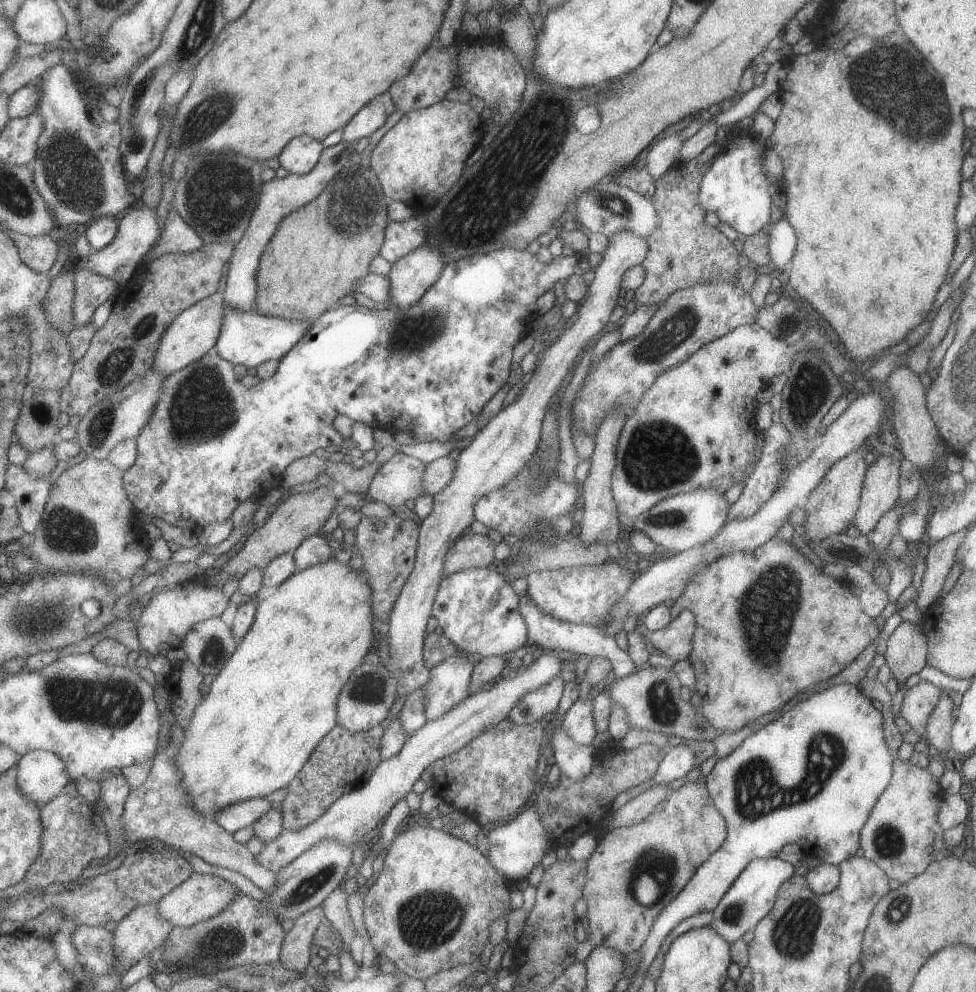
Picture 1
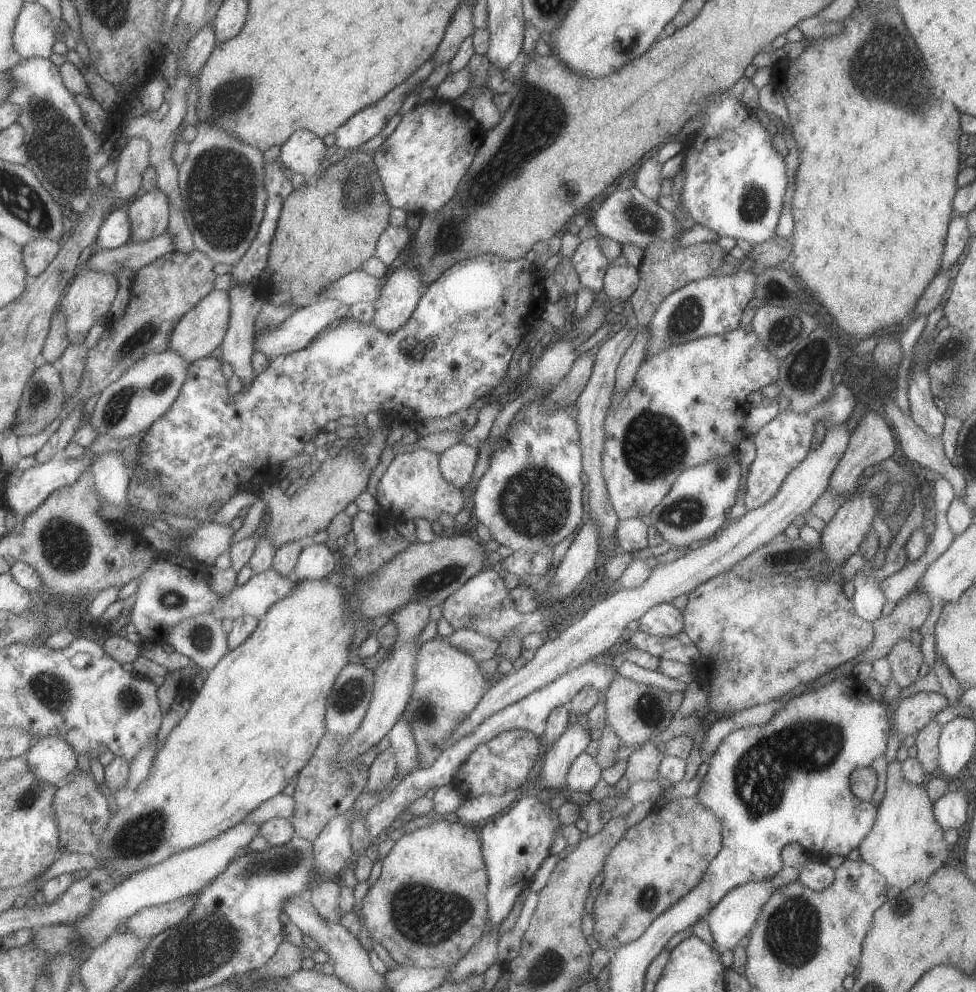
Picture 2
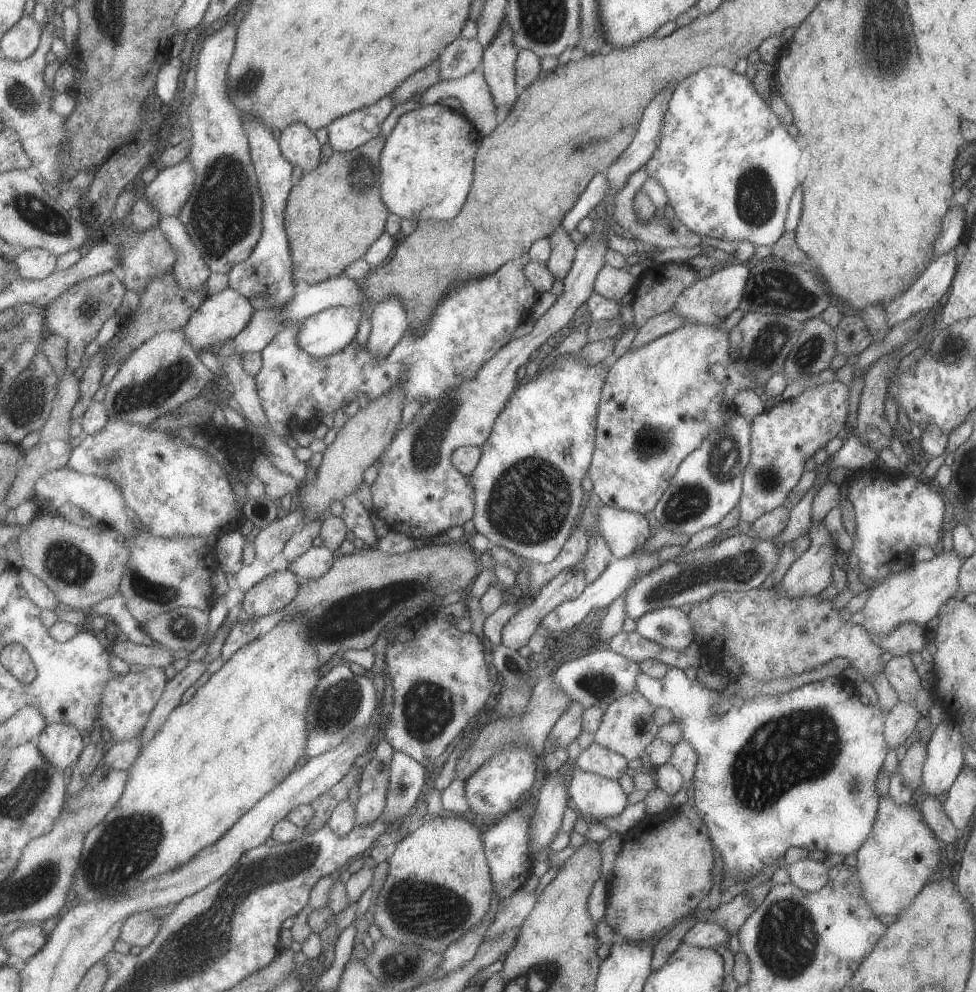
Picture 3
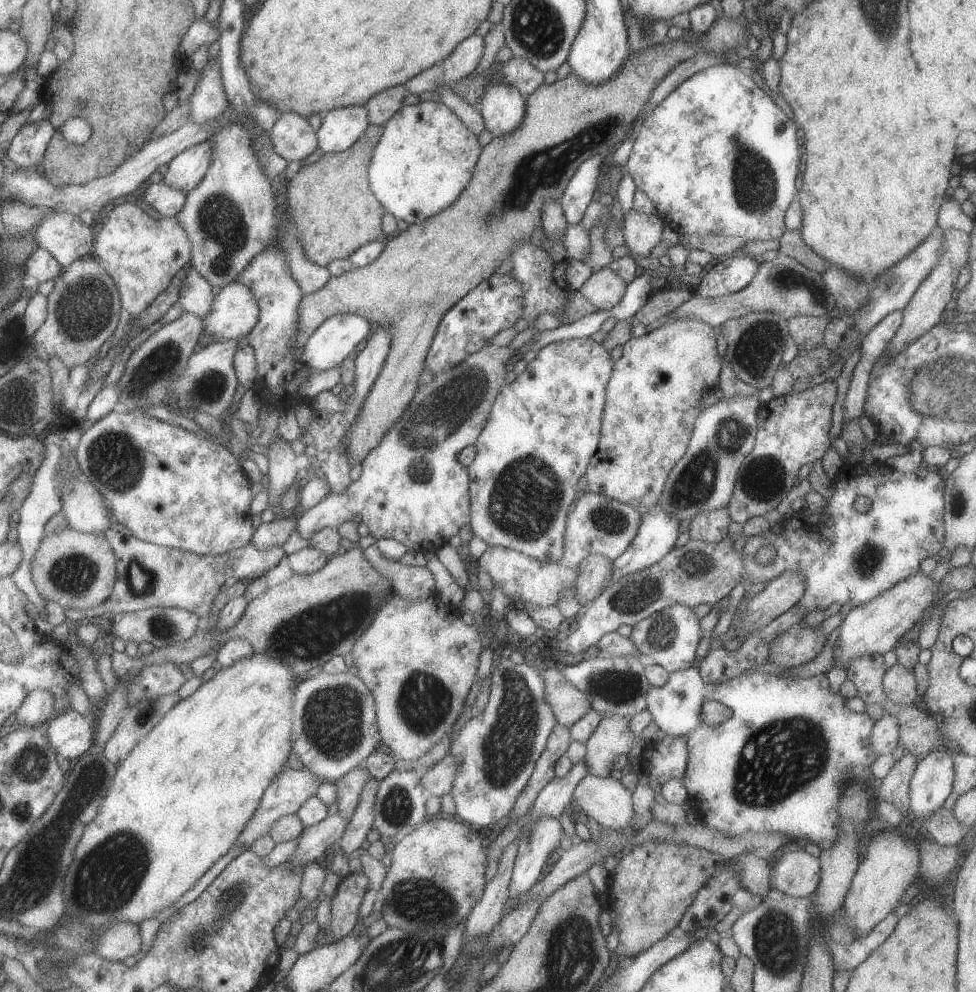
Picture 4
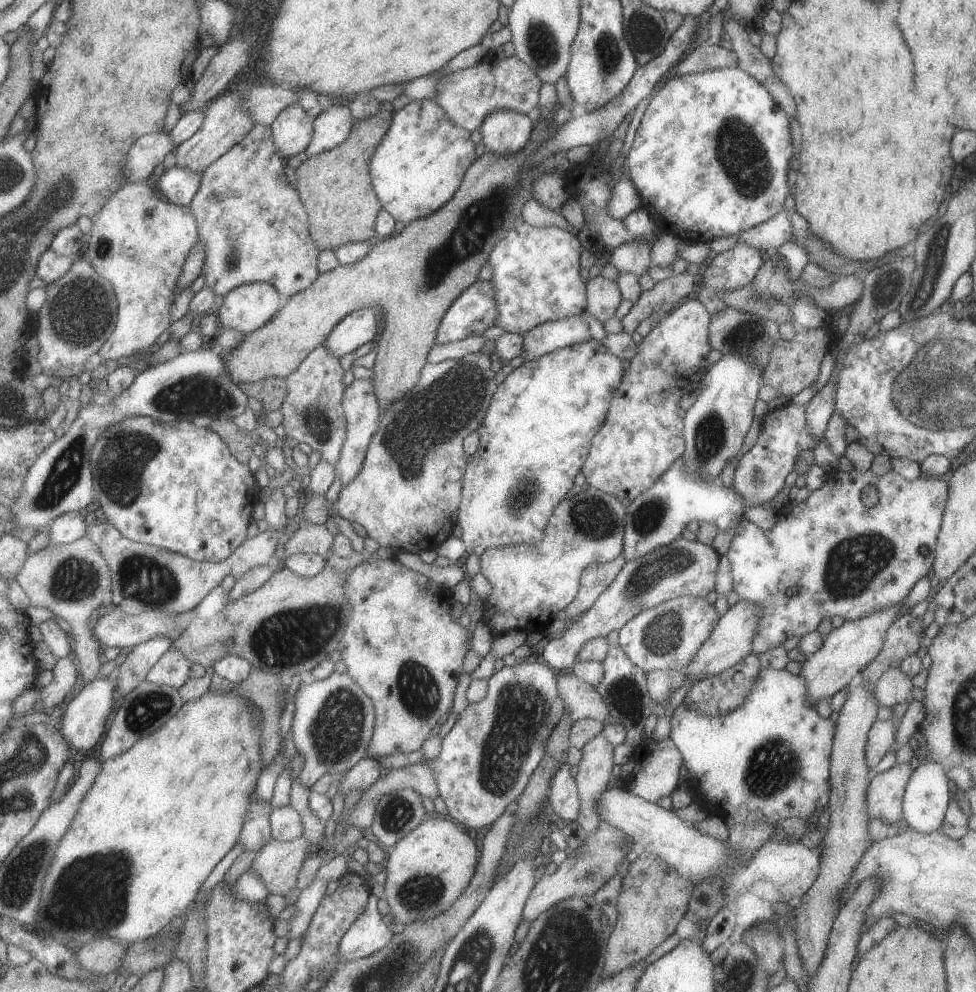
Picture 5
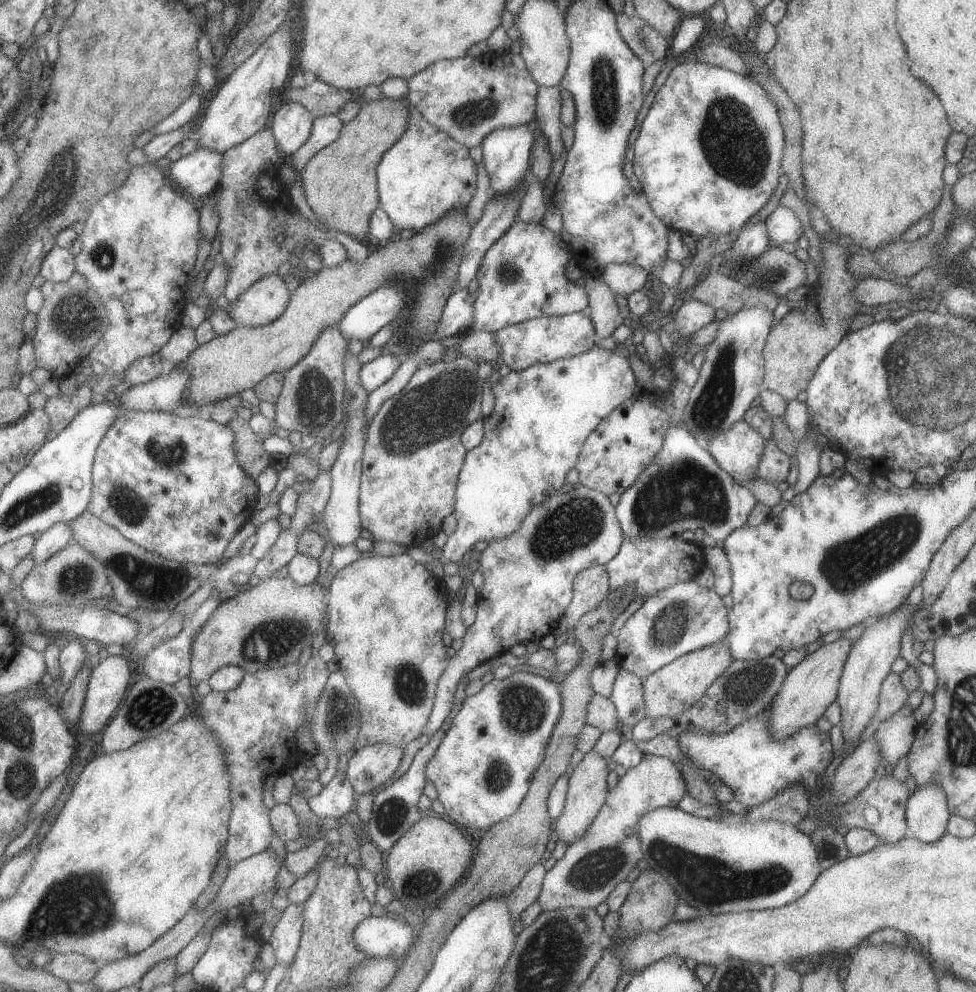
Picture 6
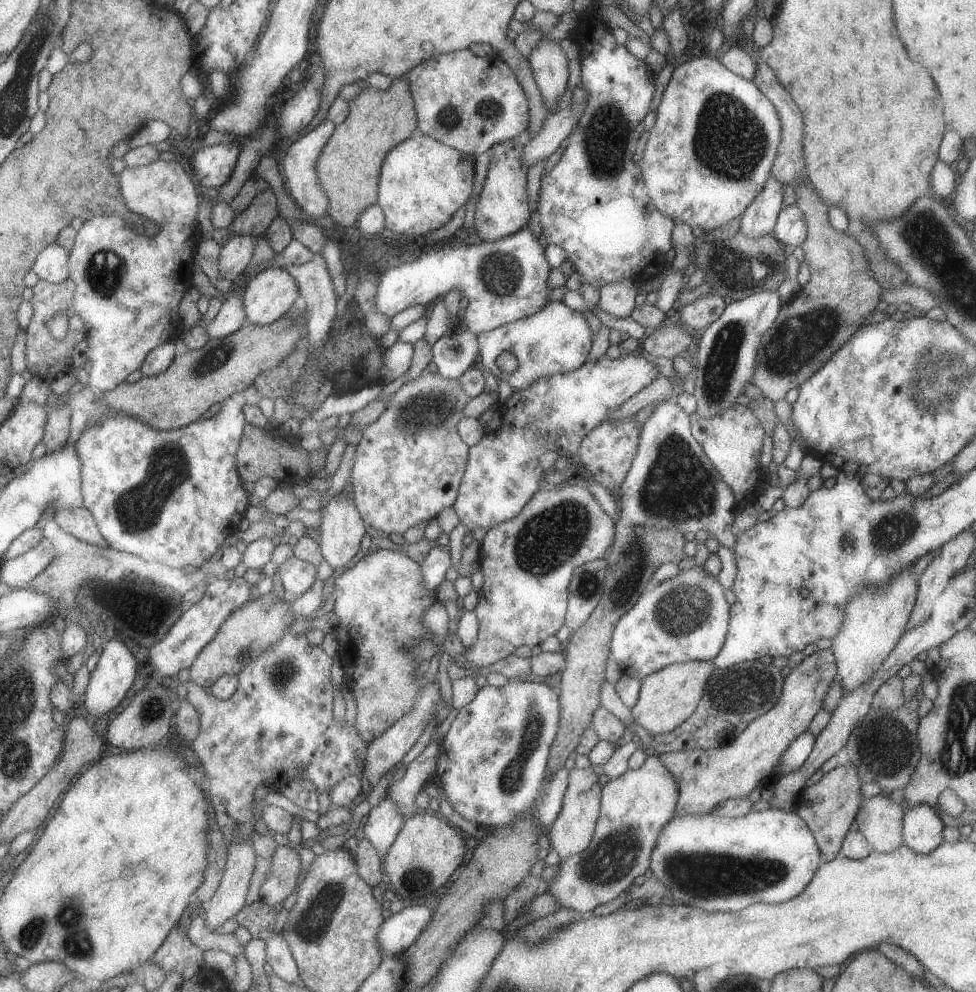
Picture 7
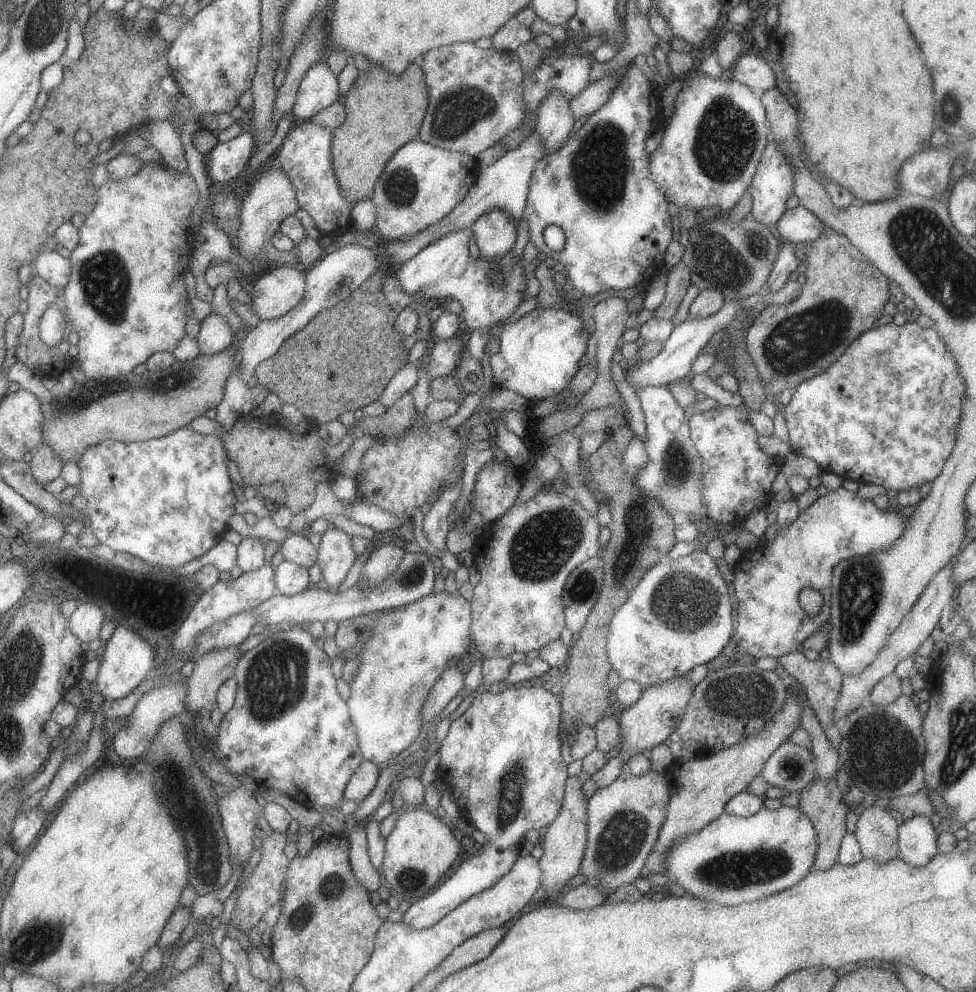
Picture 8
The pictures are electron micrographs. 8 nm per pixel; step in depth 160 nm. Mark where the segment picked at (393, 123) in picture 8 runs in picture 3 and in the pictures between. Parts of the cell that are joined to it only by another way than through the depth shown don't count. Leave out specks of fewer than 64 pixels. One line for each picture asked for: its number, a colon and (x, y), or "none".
3: (334, 213)
4: (331, 203)
5: (335, 187)
6: (340, 181)
7: (348, 168)

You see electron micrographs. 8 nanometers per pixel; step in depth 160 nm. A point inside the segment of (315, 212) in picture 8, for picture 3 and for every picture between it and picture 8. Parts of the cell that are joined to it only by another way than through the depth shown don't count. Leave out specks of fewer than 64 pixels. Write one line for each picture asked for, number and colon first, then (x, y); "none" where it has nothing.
3: (348, 132)
4: (340, 128)
5: (332, 127)
6: (326, 129)
7: (301, 181)

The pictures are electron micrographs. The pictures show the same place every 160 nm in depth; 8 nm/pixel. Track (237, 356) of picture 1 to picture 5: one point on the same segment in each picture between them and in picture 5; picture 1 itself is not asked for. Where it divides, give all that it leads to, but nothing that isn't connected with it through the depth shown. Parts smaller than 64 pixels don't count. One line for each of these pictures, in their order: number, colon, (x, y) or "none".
2: (306, 323)
3: (330, 331)
4: (338, 335)
5: (359, 327)

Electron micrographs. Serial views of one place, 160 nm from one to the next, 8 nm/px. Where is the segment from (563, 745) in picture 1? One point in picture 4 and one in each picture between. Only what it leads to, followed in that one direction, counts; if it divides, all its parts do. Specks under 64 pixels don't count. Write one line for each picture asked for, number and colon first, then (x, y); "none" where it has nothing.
2: (584, 774)
3: (595, 797)
4: (605, 799)

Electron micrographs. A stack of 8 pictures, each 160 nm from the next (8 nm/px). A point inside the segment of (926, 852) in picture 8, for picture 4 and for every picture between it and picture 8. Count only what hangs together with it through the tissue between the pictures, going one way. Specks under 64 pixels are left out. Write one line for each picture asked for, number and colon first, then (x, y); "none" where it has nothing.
4: (931, 784)
5: (927, 795)
6: (927, 813)
7: (923, 829)

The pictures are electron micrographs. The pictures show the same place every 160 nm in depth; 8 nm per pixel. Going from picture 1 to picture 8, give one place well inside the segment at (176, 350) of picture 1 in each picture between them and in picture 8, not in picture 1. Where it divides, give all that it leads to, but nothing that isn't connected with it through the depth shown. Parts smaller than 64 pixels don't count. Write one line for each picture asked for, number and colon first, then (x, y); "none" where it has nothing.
2: (200, 334)
3: (221, 317)
4: (234, 312)
5: (245, 308)
6: (265, 301)
7: (271, 293)
8: (277, 291)

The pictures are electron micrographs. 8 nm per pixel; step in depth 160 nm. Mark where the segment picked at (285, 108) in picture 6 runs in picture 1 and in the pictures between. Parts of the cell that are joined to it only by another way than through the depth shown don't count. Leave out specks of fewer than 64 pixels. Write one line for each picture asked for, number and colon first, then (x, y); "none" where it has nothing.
1: (300, 156)
2: (303, 153)
3: (298, 144)
4: (293, 138)
5: (293, 130)

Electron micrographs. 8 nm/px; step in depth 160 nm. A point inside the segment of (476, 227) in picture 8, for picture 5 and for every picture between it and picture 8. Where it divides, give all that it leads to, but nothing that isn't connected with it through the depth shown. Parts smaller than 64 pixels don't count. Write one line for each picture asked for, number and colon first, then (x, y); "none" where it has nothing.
5: (504, 131)
6: (506, 151)
7: (503, 208)

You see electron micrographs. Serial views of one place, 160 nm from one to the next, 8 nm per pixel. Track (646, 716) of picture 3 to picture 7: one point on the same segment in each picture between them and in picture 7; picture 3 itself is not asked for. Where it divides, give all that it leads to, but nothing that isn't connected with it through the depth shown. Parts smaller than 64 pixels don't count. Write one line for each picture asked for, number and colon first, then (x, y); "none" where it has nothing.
4: (613, 736)
5: (595, 768)
6: (587, 792)
7: (572, 831)

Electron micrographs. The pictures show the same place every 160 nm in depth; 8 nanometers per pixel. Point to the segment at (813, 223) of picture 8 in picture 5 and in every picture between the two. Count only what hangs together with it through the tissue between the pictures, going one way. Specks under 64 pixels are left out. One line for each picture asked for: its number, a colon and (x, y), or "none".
5: (773, 233)
6: (782, 225)
7: (790, 228)

